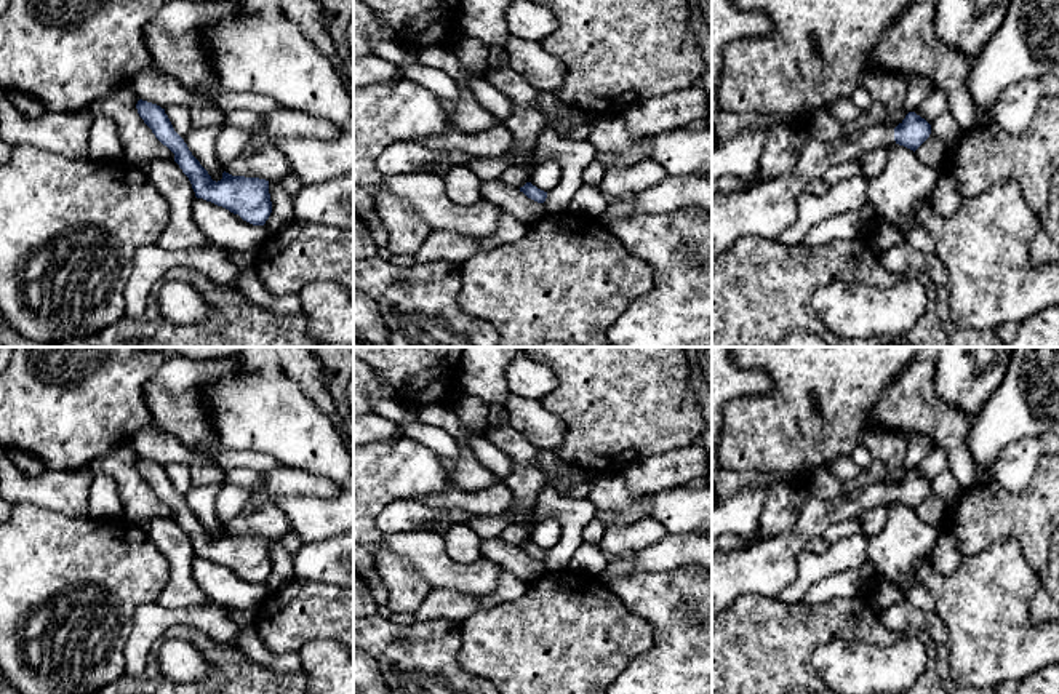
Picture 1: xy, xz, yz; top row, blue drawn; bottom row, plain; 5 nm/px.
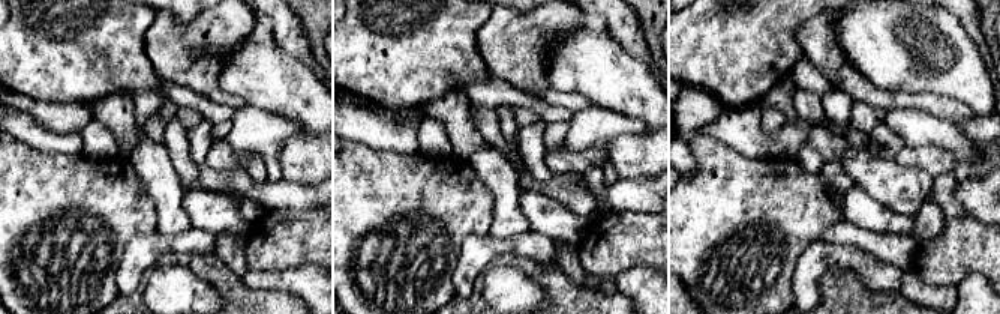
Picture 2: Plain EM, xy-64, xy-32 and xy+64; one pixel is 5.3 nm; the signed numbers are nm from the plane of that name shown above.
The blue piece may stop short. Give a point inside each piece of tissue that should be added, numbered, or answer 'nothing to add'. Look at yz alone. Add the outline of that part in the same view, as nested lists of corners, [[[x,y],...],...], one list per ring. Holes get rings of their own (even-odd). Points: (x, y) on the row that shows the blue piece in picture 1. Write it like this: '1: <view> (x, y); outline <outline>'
1: yz (767, 210); outline [[[885,123],[846,130],[833,142],[808,138],[790,173],[755,187],[720,193],[712,190],[712,264],[718,254],[744,235],[776,240],[798,216],[798,198],[830,166],[857,160],[875,149],[894,146],[894,128]]]

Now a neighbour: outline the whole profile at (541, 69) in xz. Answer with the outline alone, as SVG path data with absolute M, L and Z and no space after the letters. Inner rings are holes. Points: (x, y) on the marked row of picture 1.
M509 35L506 42L509 67L530 85L557 96L563 82L563 62L544 50L541 42Z

